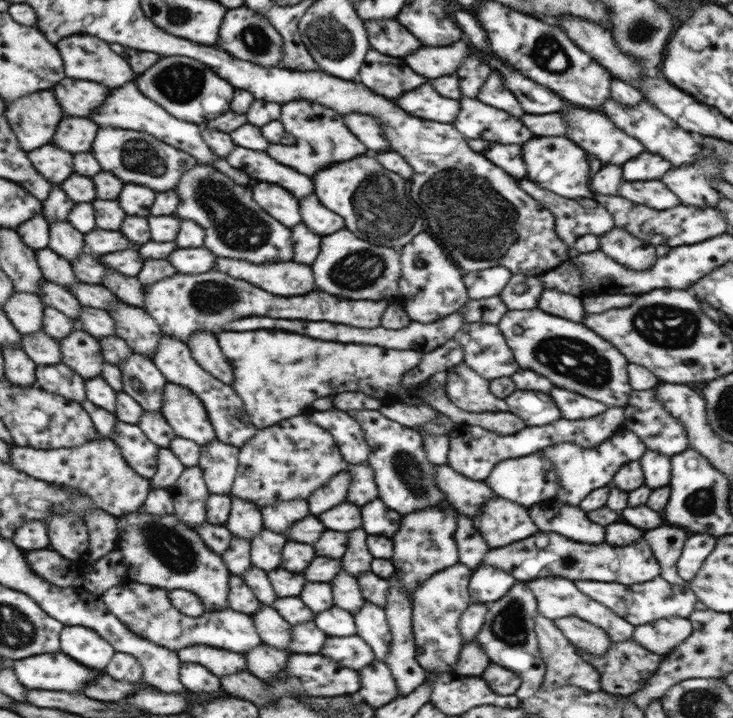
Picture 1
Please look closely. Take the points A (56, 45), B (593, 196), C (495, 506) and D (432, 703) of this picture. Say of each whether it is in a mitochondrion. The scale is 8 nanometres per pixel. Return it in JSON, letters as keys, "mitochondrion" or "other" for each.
{"A":"other","B":"other","C":"other","D":"other"}

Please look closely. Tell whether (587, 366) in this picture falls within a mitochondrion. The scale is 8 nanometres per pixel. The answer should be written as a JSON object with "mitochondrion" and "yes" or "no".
{"mitochondrion":"yes"}

